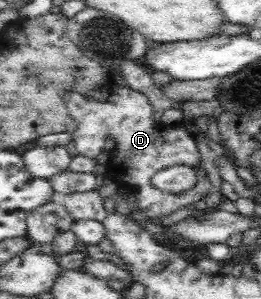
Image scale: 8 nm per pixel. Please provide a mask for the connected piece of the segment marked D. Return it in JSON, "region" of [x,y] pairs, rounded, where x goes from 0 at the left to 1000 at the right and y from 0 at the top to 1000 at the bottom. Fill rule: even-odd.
{"region":[[[433,291],[429,318],[402,341],[272,308],[257,321],[257,351],[272,395],[291,408],[291,431],[268,445],[268,472],[287,485],[295,515],[364,532],[391,505],[402,462],[425,455],[441,485],[414,505],[410,592],[471,632],[525,642],[536,699],[563,722],[655,716],[739,676],[770,676],[808,642],[816,622],[793,572],[770,555],[770,515],[728,425],[705,408],[602,411],[586,398],[586,351],[544,308],[494,291]],[[678,552],[743,569],[751,605],[736,625],[670,649],[609,635],[579,612],[579,595],[609,569]]]}

